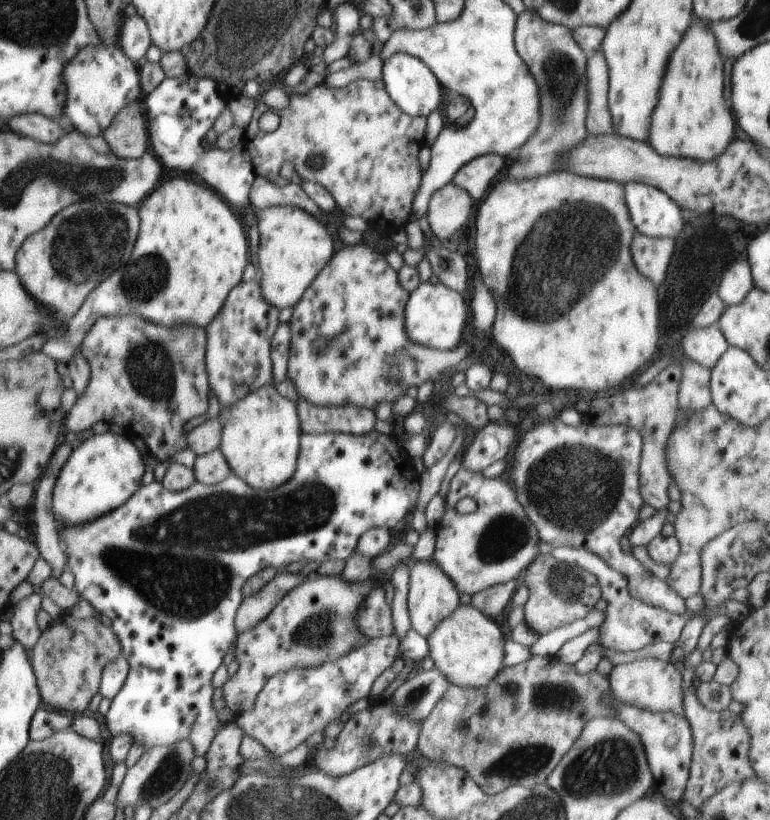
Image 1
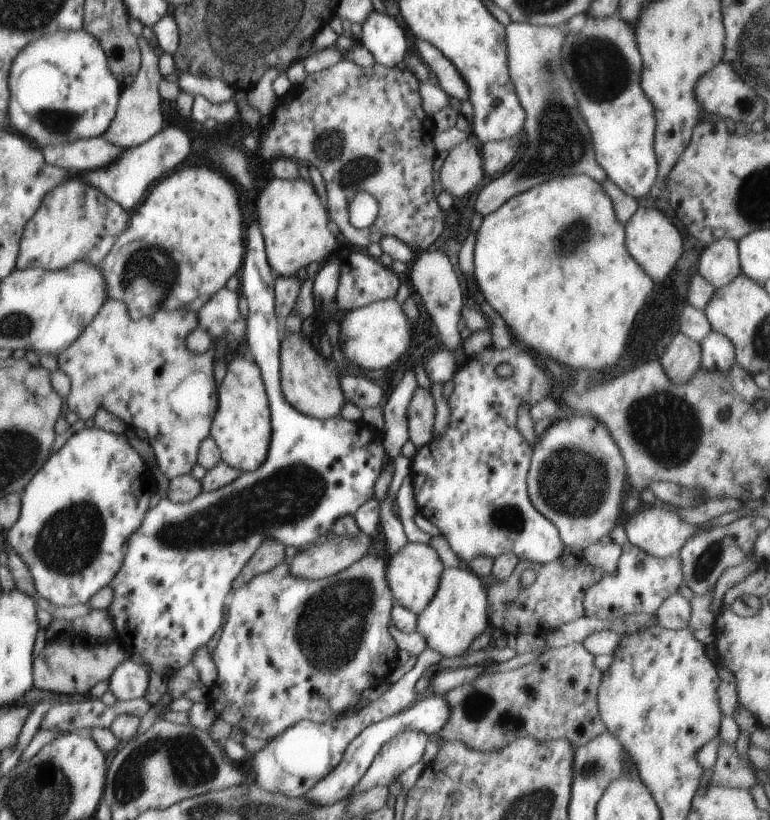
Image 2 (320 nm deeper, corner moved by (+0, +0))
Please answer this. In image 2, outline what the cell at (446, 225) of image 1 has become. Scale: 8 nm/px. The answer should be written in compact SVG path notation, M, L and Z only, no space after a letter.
M472 138L463 140L459 145L456 145L449 154L437 174L437 179L441 182L443 189L448 190L453 194L450 198L460 198L466 196L468 192L472 192L484 178L483 158L480 152L479 144Z

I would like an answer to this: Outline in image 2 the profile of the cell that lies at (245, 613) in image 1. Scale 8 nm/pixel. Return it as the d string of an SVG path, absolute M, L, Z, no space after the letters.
M358 531L357 535L332 534L326 542L322 542L319 546L311 545L293 556L293 558L290 559L289 571L295 577L312 580L334 576L346 570L349 566L352 566L354 562L360 560L367 554L372 538L372 536L367 535L364 531Z

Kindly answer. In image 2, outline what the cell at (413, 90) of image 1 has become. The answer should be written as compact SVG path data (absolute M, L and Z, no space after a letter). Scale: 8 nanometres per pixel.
M374 9L361 25L358 43L373 54L376 63L385 67L395 67L407 57L404 31L393 17Z

